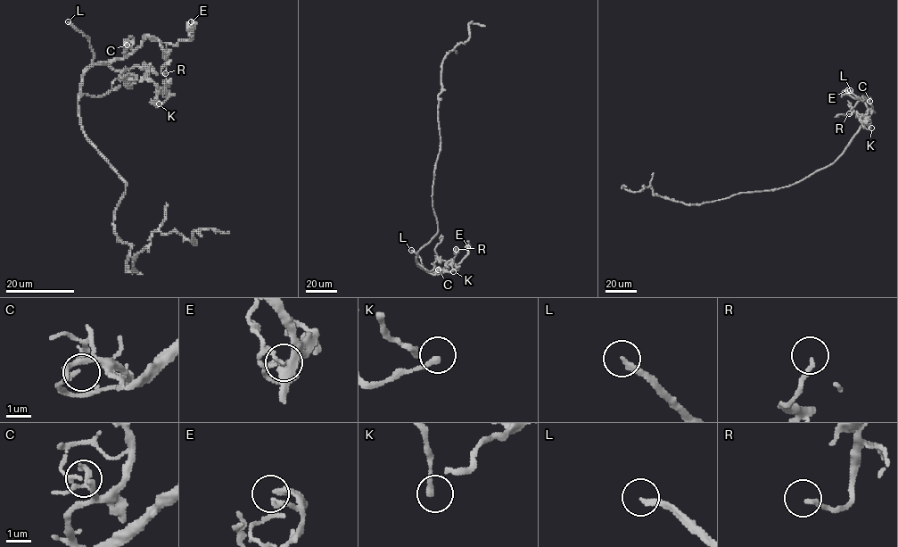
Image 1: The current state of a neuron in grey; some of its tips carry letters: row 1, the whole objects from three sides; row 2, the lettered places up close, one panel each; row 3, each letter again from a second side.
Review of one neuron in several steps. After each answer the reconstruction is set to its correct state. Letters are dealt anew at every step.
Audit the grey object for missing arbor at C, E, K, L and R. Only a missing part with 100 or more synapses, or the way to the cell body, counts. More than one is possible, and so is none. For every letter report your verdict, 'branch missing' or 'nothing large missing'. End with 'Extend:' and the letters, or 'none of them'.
C: nothing large missing
E: nothing large missing
K: nothing large missing
L: branch missing
R: nothing large missing
Extend: L

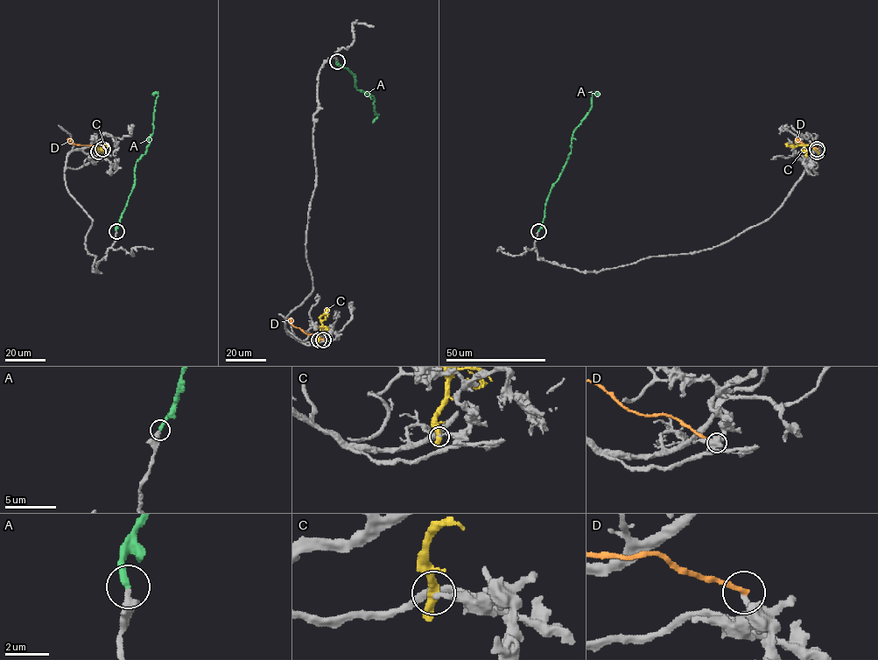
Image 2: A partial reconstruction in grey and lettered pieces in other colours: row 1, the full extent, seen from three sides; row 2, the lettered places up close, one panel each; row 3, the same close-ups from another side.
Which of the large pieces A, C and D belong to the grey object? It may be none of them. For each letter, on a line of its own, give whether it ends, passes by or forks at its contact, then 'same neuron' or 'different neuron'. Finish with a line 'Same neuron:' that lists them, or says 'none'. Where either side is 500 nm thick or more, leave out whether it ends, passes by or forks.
A: it ends; same neuron
C: it passes by; different neuron
D: it ends; different neuron
Same neuron: A

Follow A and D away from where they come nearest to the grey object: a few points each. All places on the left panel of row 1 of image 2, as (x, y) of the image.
A: (116, 231), (133, 186), (136, 163), (145, 151), (152, 132), (158, 94), (151, 94)
D: (102, 149), (75, 144), (70, 138), (66, 139)

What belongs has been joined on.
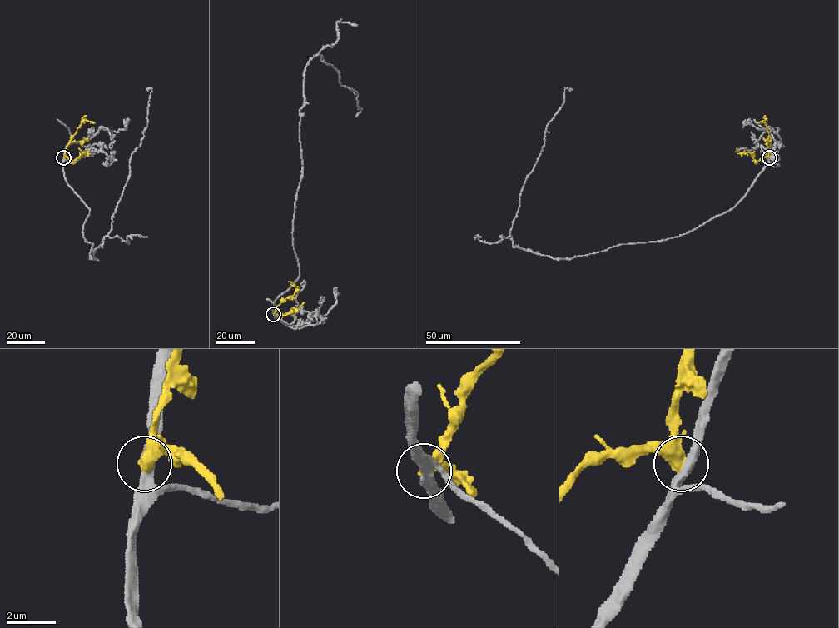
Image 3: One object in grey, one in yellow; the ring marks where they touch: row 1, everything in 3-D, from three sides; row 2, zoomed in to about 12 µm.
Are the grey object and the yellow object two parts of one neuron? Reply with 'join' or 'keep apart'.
keep apart

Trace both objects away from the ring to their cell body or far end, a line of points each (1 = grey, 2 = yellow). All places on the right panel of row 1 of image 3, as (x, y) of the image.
1: (769, 157), (732, 208), (678, 236), (568, 258), (529, 251), (513, 242), (513, 221), (547, 125), (573, 89)
2: (769, 157), (769, 133), (763, 121), (757, 122)

